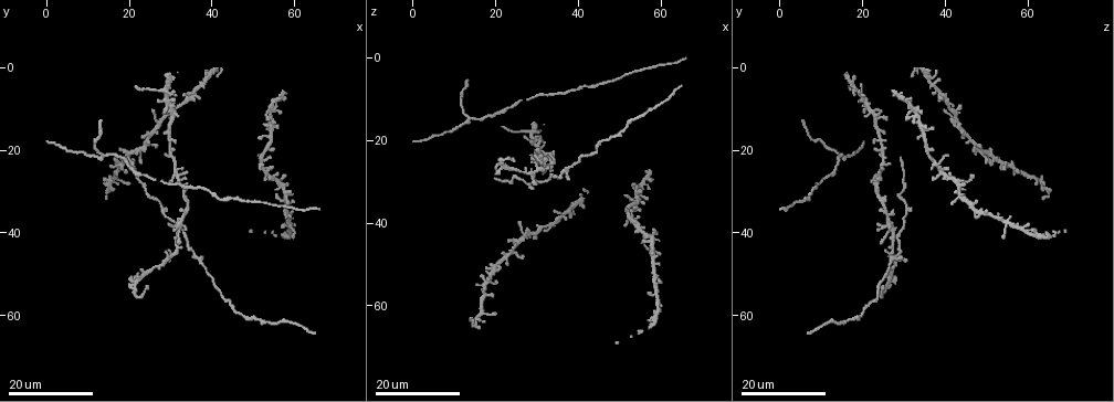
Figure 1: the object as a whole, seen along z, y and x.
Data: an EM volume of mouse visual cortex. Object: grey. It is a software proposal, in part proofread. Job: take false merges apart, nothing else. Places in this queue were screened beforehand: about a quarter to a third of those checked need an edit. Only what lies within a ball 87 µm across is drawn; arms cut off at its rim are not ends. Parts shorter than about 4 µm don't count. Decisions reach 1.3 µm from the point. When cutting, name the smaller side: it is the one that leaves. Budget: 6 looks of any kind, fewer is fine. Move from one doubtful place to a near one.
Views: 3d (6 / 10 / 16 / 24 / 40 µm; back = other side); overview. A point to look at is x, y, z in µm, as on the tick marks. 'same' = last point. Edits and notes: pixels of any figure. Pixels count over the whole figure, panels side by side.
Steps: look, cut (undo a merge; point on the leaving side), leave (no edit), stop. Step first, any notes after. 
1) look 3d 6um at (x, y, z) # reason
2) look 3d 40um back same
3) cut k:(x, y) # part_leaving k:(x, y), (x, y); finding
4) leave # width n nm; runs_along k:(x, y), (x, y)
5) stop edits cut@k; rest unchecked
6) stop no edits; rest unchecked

look 3d 16um at (56.5, 27.5, 43.0)

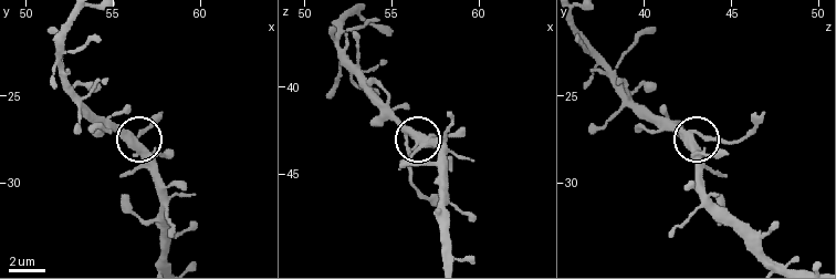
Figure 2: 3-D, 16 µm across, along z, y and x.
look 3d 6um at (56.4, 27.8, 42.7)

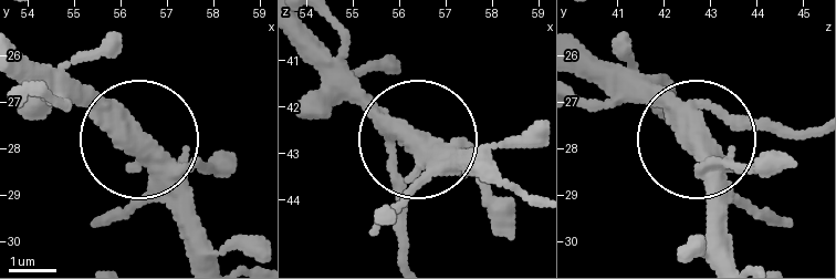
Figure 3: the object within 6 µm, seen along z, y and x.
leave # arms 3; runs_along 3:(580, 42), (699, 134), (817, 126); continuous, no second neuron

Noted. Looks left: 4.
look 3d 24um at (59.0, 38.0, 54.5) # looks like a crossing

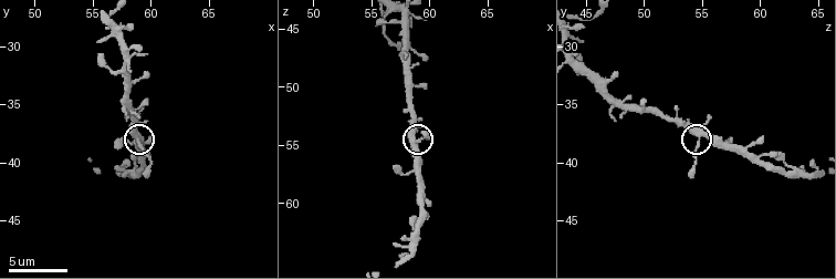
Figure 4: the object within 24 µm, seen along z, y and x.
look 3d 6um at (58.8, 37.8, 55.0)

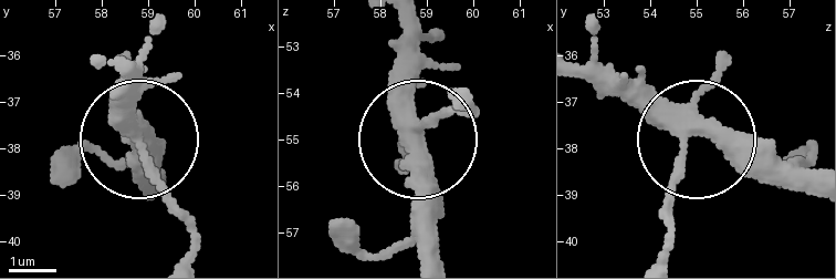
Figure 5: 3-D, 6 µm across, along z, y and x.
leave # arms 4; runs_along 5:(580, 65), (638, 82), (686, 125), (675, 228); one neuron here

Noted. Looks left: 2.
look 3d 16um at (28.5, 5.5, 17.5) # looks like a crossing

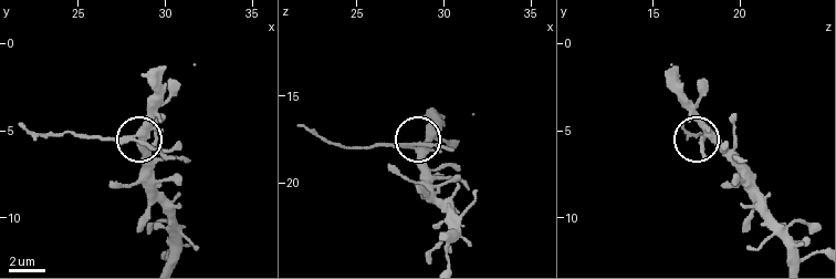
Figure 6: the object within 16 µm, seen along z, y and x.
look 3d 10um at (28.3, 5.3, 18.0) # closer look

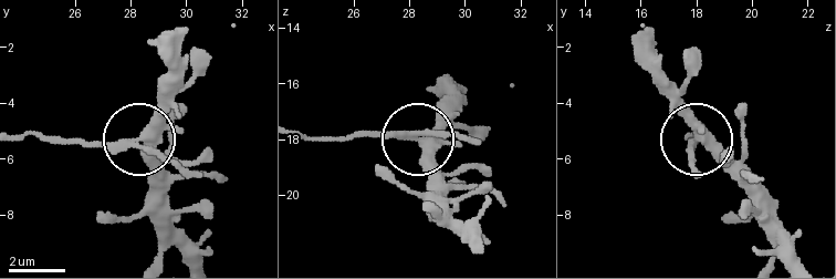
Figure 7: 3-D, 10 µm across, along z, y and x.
cut 7:(91, 146) # part_leaving 7:(125, 145), (56, 145), (21, 135); two neurons meet here

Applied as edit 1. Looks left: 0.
stop edits cut@7; rest unchecked

